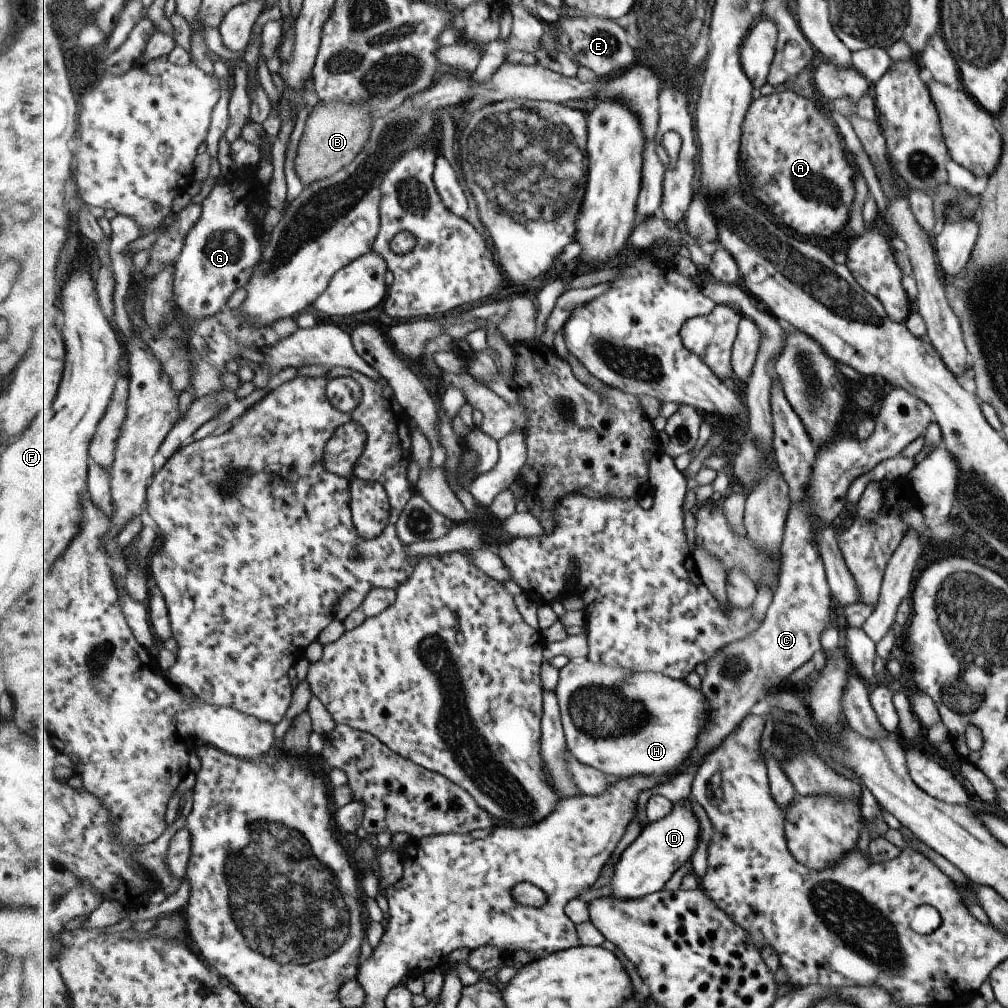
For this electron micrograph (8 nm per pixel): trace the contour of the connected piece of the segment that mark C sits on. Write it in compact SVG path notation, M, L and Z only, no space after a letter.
M894 387L881 401L873 420L873 432L866 440L841 436L816 450L806 500L801 505L792 505L788 514L782 544L780 583L768 614L756 633L725 647L706 664L707 670L705 678L701 680L700 690L712 708L710 723L678 770L679 773L693 764L699 768L708 754L723 744L725 738L750 714L751 708L765 698L765 694L777 686L783 686L789 674L799 670L813 656L813 652L821 648L819 634L829 627L829 602L833 598L814 541L814 530L829 525L842 512L847 489L857 476L869 472L882 460L896 457L915 438L924 436L929 423L933 422L933 416L923 400Z

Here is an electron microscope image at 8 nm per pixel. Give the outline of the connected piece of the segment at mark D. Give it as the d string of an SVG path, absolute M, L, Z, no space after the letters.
M693 794L674 803L672 813L654 823L648 823L641 836L626 848L615 864L611 890L614 897L636 899L659 892L673 878L673 874L691 860L700 843L701 825L689 803Z

